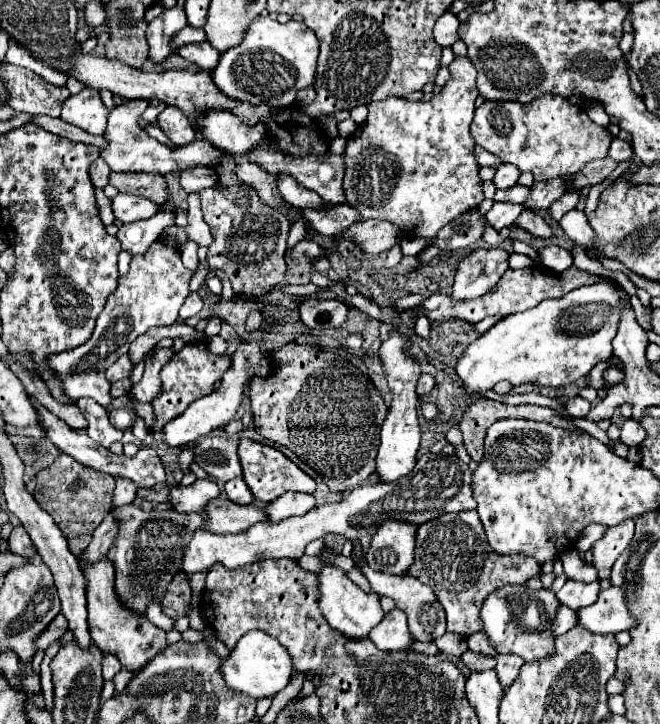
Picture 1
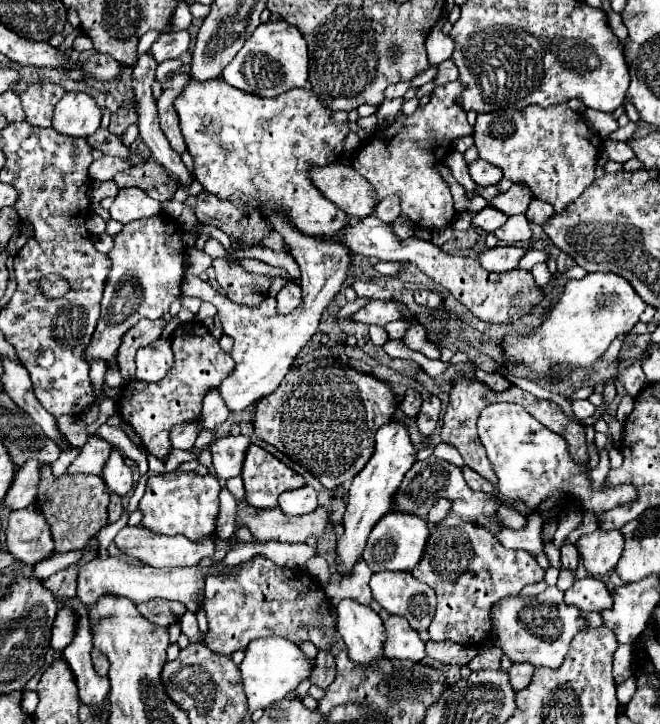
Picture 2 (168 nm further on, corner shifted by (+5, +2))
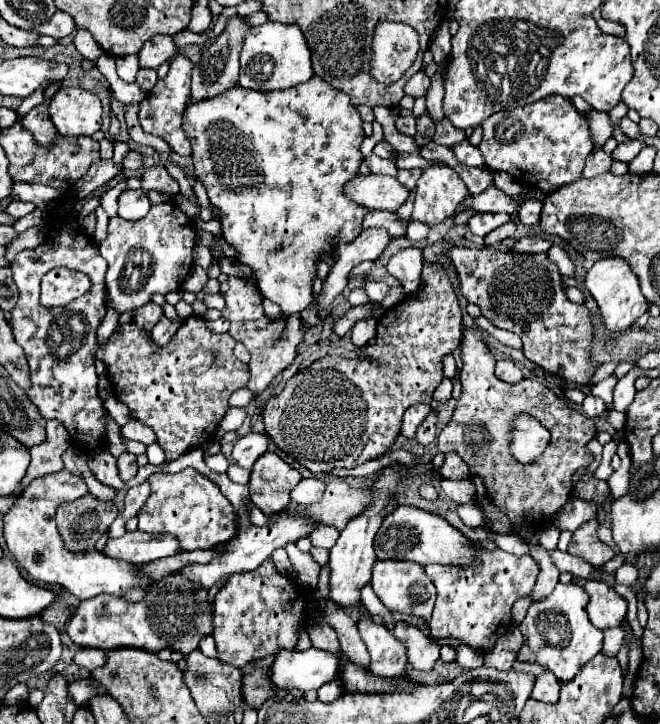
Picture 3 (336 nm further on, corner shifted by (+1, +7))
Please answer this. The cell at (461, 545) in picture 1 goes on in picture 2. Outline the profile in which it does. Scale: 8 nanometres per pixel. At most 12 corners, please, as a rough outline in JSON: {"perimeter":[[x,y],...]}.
{"perimeter":[[474,522],[432,526],[412,574],[430,640],[478,646],[490,606],[544,568]]}

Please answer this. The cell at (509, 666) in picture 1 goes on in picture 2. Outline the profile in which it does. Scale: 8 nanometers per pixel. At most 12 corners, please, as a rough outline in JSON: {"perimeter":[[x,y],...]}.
{"perimeter":[[514,662],[508,678],[514,690],[530,684],[534,666]]}

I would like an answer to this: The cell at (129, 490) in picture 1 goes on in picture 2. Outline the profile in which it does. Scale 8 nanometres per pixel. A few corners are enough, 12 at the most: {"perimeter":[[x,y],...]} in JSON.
{"perimeter":[[118,450],[106,460],[102,478],[116,496],[134,488],[132,470]]}

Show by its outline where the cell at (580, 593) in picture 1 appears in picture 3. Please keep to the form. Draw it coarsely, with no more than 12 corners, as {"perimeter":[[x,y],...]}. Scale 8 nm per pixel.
{"perimeter":[[588,581],[586,609],[604,631],[626,619],[628,603],[602,581]]}

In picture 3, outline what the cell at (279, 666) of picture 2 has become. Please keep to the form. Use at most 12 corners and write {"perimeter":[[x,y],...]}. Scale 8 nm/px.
{"perimeter":[[310,647],[280,651],[276,689],[320,689],[336,679],[340,657]]}

